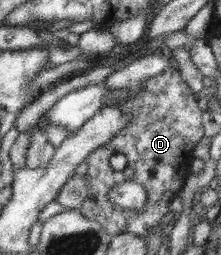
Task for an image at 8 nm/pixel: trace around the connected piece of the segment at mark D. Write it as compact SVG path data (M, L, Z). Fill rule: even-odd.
M172 65L161 74L145 79L138 84L137 95L119 99L117 108L130 116L128 125L116 132L107 144L93 151L87 158L89 164L90 191L80 211L89 220L98 222L109 234L131 233L147 239L150 231L160 224L163 216L170 211L170 202L183 188L190 175L195 145L203 138L202 112L198 106L198 95L194 94L183 80L181 73ZM113 154L123 154L127 164L123 171L115 171L109 165ZM135 181L147 191L147 202L141 210L115 208L107 193L115 184Z

